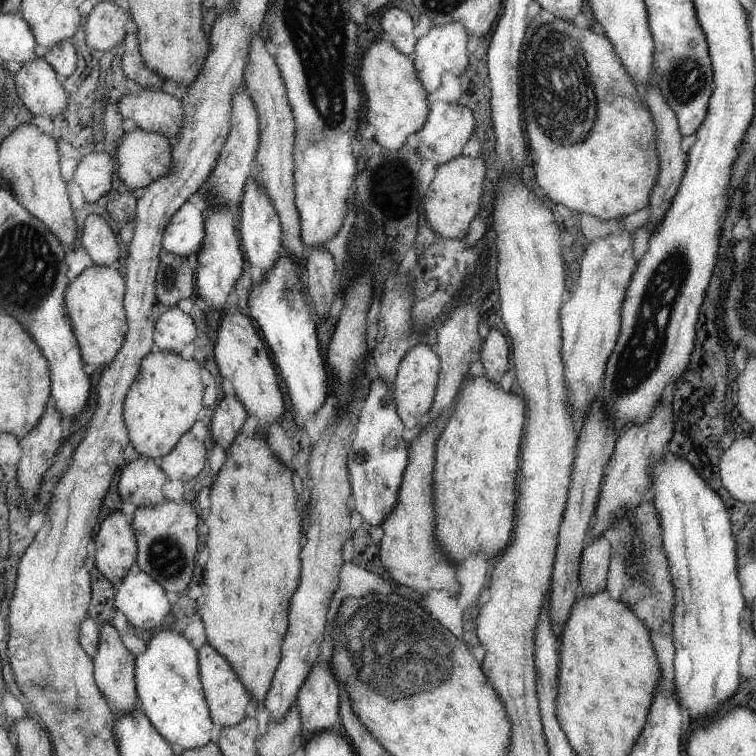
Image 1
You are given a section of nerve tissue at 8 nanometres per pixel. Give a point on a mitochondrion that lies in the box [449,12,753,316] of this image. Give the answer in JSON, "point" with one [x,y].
{"point":[558,88]}

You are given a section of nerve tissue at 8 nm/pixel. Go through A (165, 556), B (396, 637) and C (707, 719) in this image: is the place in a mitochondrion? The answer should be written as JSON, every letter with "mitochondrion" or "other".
{"A":"mitochondrion","B":"mitochondrion","C":"other"}

